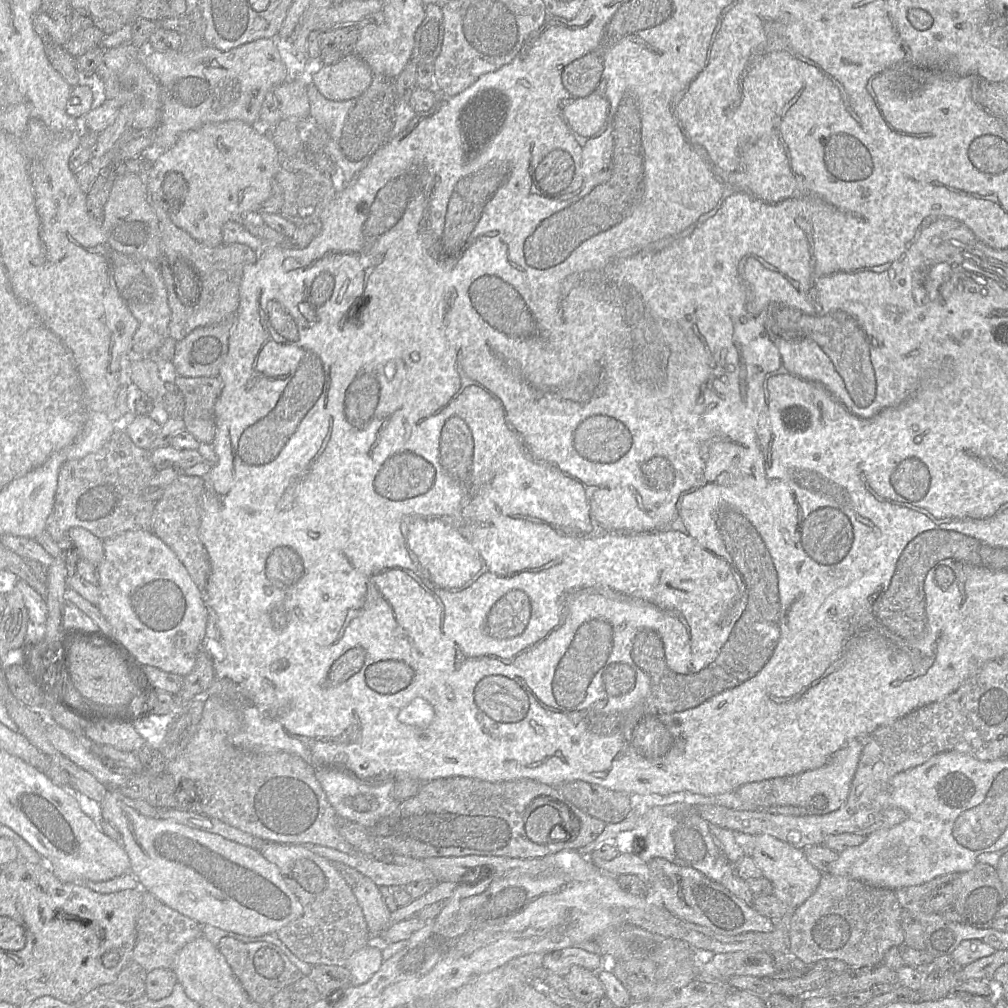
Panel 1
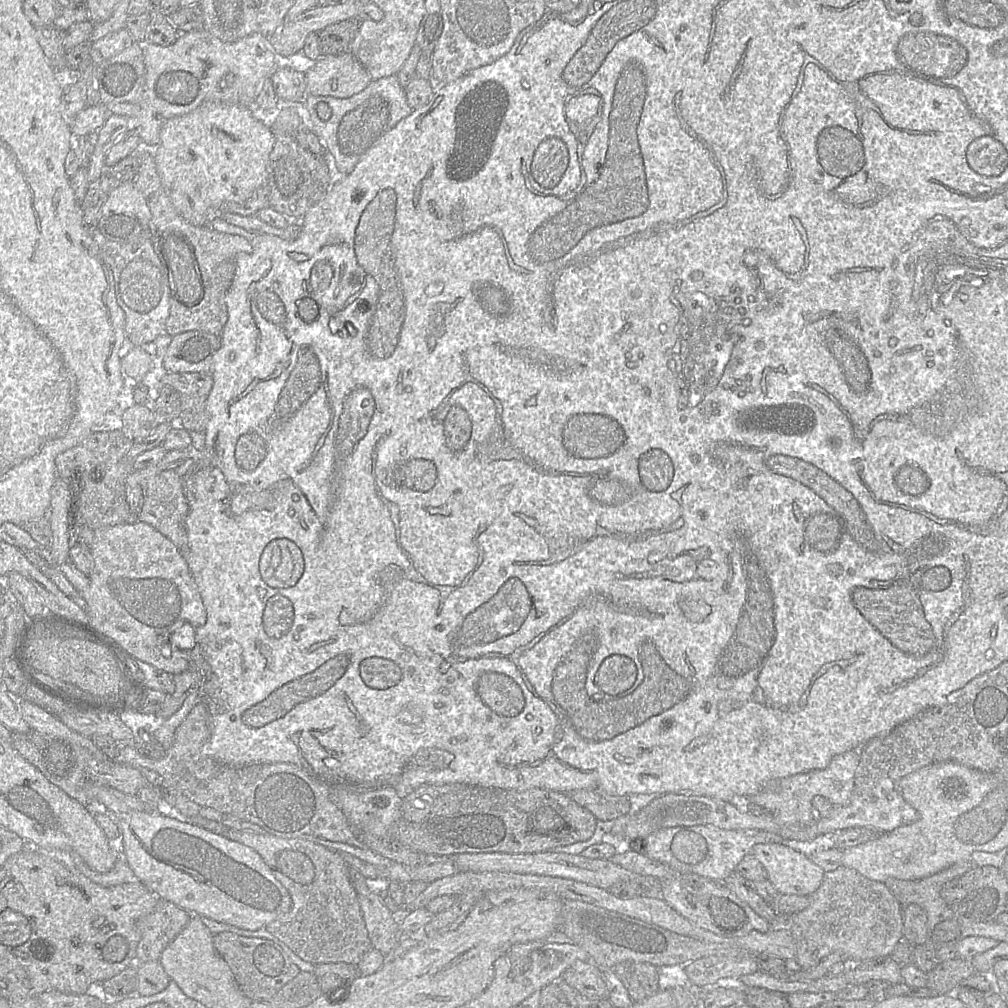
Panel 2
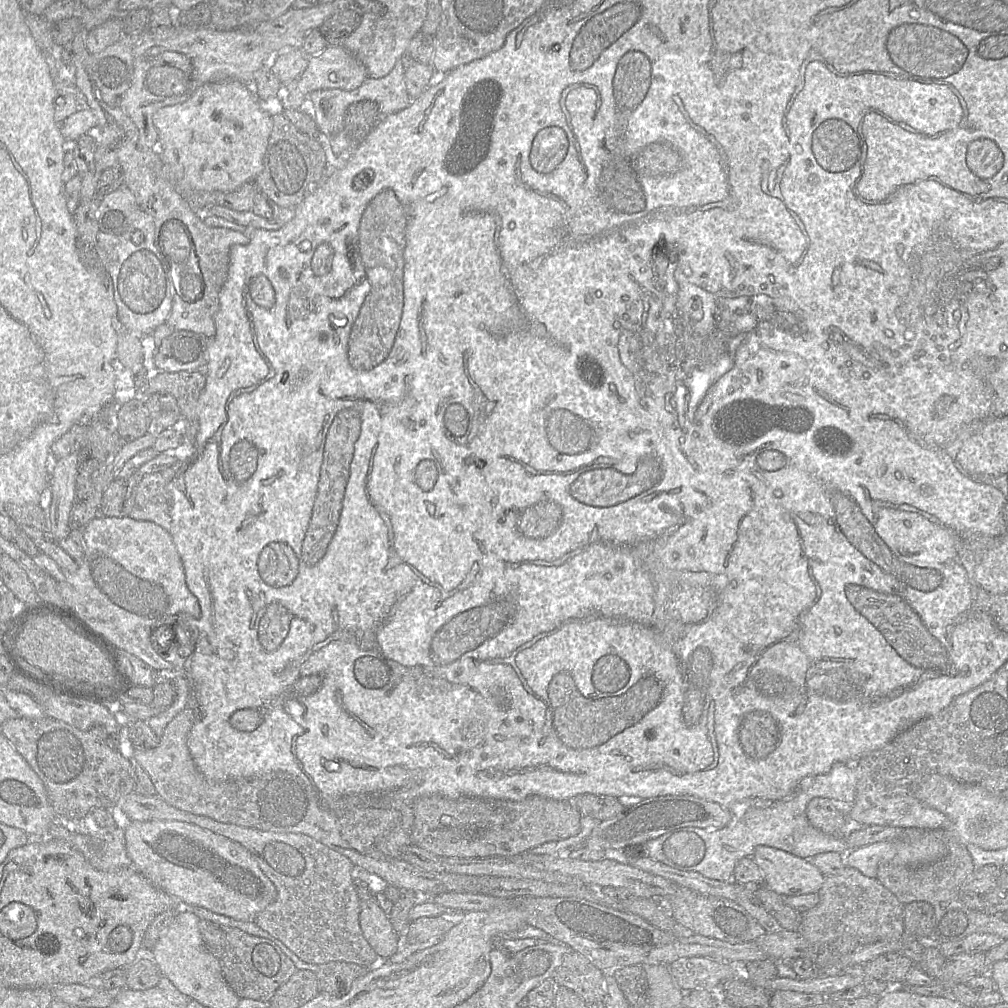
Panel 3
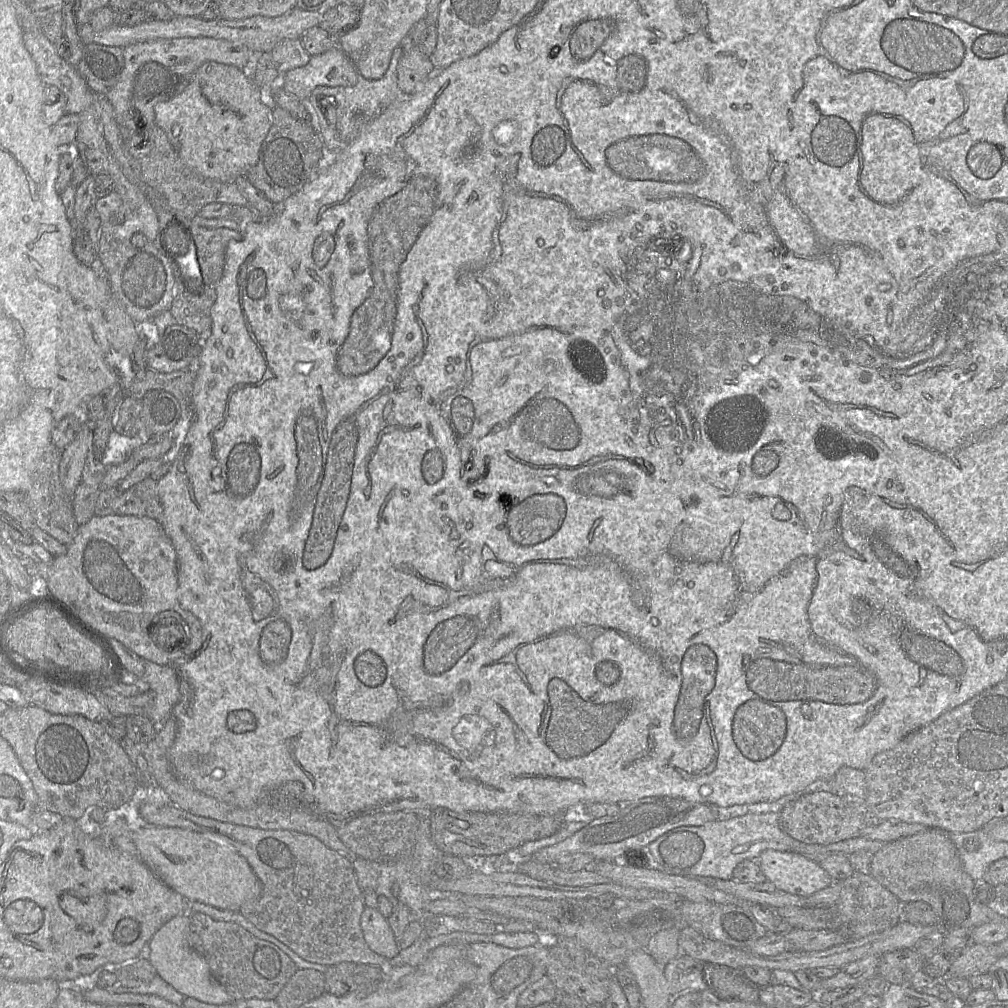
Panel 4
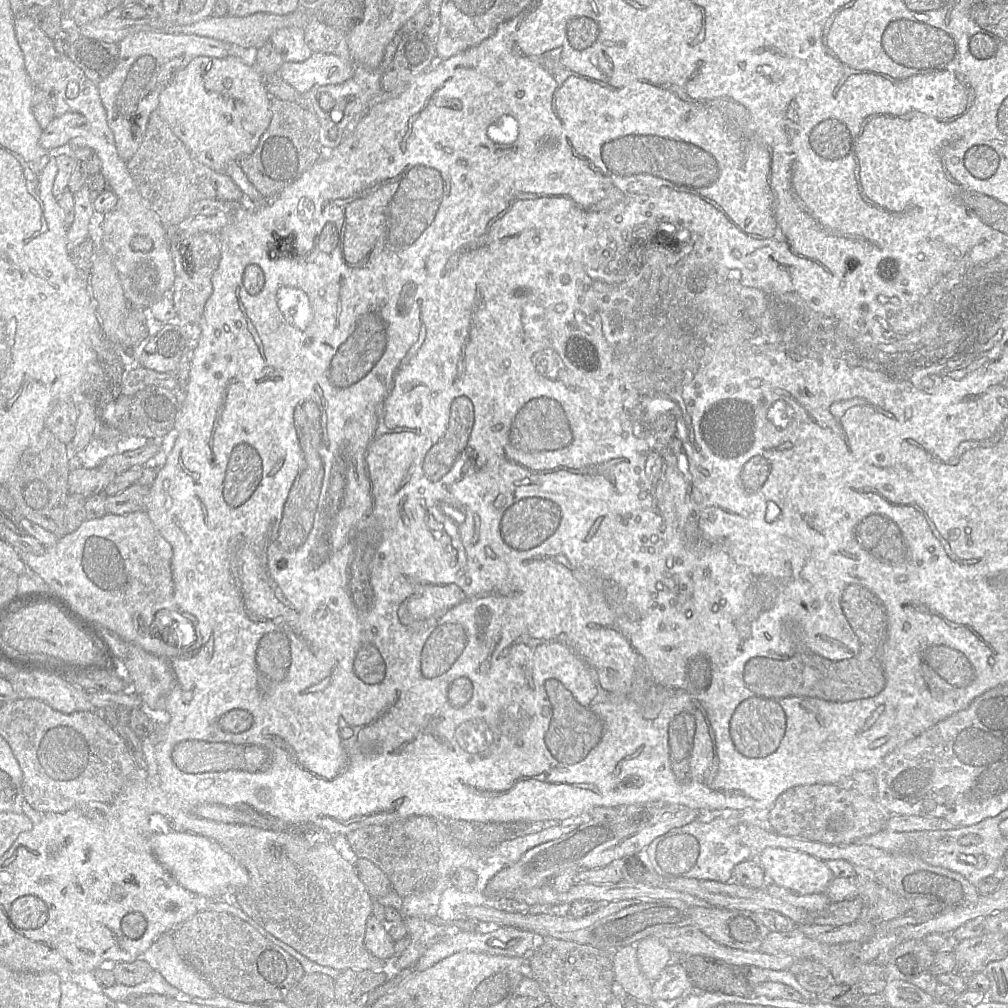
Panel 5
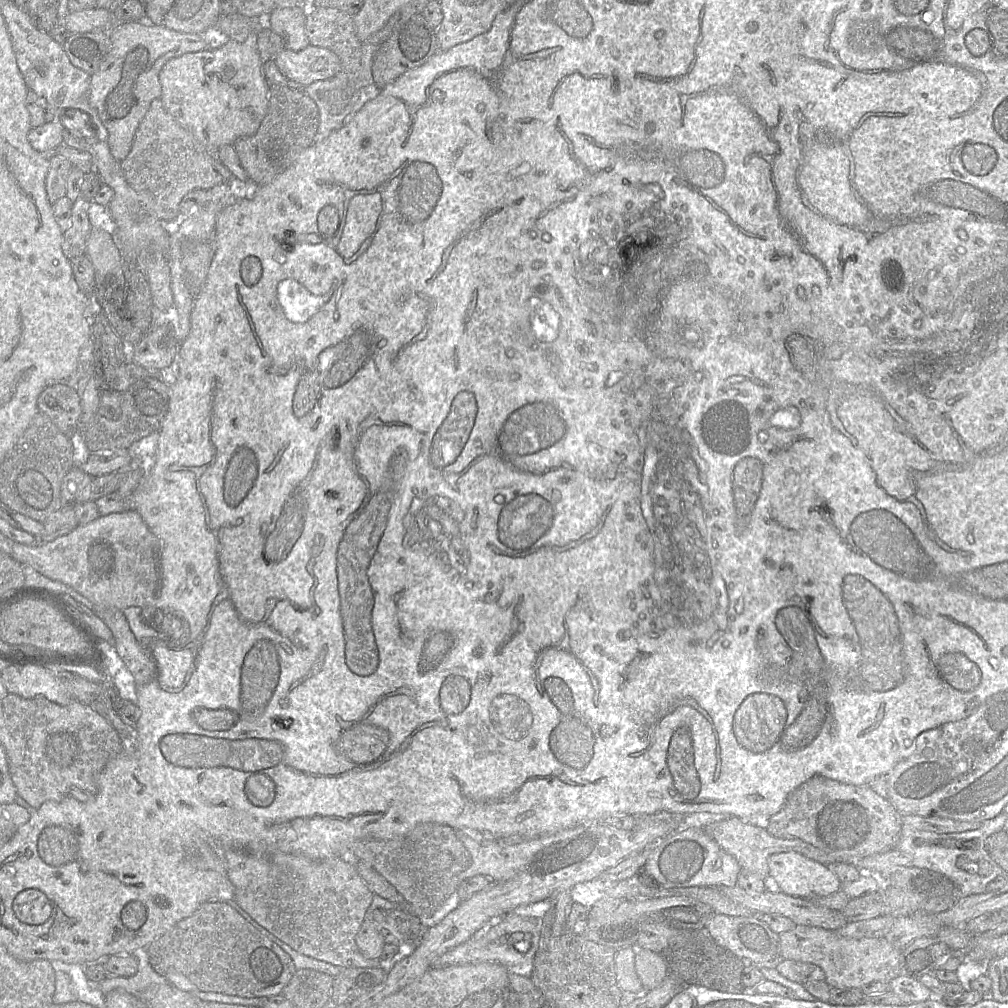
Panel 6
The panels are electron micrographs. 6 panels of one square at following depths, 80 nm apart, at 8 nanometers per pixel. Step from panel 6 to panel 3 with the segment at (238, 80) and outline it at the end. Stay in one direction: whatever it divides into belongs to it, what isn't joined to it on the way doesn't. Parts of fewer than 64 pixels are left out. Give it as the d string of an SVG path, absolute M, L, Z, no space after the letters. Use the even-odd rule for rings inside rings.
M237 80L206 83L200 86L187 101L181 104L166 106L158 109L153 115L153 124L158 133L158 145L156 146L156 150L159 152L163 163L168 165L177 177L182 177L183 179L189 181L189 183L197 189L205 191L232 192L239 189L246 183L254 182L263 170L264 156L272 131L271 116L261 107L261 102L251 91L251 89Z

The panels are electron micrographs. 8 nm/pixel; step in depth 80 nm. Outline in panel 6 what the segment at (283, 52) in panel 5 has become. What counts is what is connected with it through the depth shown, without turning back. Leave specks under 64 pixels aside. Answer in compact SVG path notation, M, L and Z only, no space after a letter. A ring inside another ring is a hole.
M303 7L277 8L267 15L270 15L270 28L282 38L284 49L297 52L310 45Z

